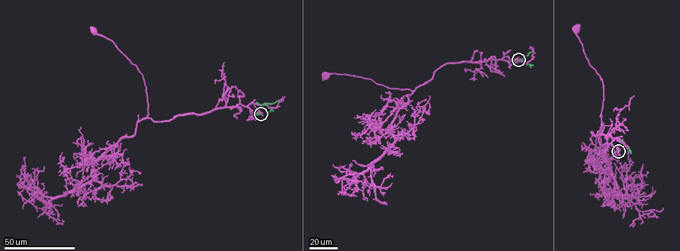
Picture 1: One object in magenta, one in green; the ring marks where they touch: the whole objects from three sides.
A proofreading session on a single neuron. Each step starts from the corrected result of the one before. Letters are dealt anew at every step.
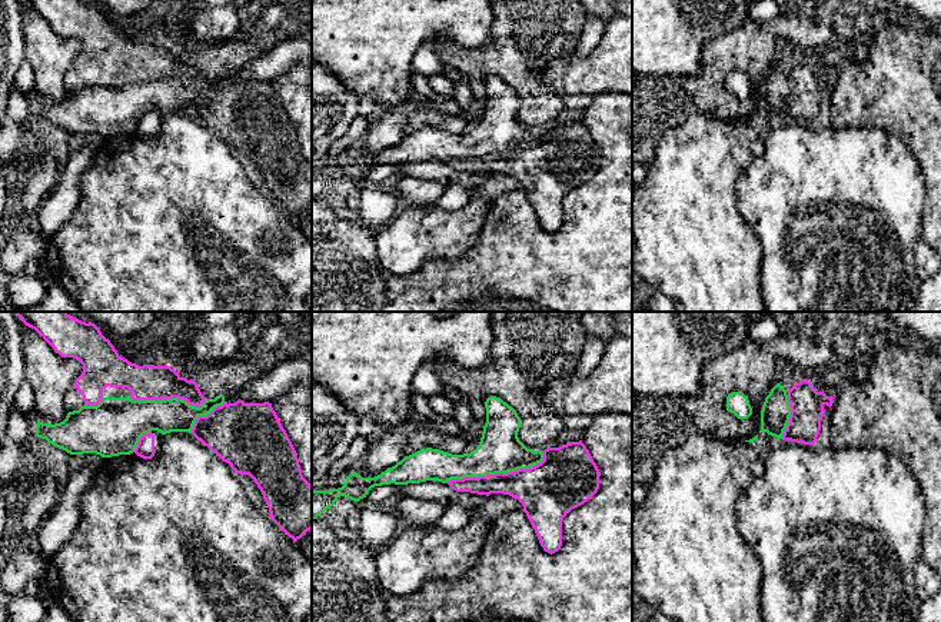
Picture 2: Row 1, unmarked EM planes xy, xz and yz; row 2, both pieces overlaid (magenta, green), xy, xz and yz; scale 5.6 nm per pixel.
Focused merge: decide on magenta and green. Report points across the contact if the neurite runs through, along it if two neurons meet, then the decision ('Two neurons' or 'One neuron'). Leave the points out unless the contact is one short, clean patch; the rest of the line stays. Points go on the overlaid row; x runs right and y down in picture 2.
Two neurons

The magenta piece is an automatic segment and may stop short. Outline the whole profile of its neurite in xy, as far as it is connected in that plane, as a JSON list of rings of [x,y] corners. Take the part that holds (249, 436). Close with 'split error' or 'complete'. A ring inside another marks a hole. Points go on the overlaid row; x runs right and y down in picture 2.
[[[223,403],[207,416],[199,416],[193,425],[192,435],[229,463],[235,473],[249,475],[260,489],[269,508],[269,518],[295,542],[312,529],[312,485],[303,478],[297,453],[283,429],[272,403]]] | complete

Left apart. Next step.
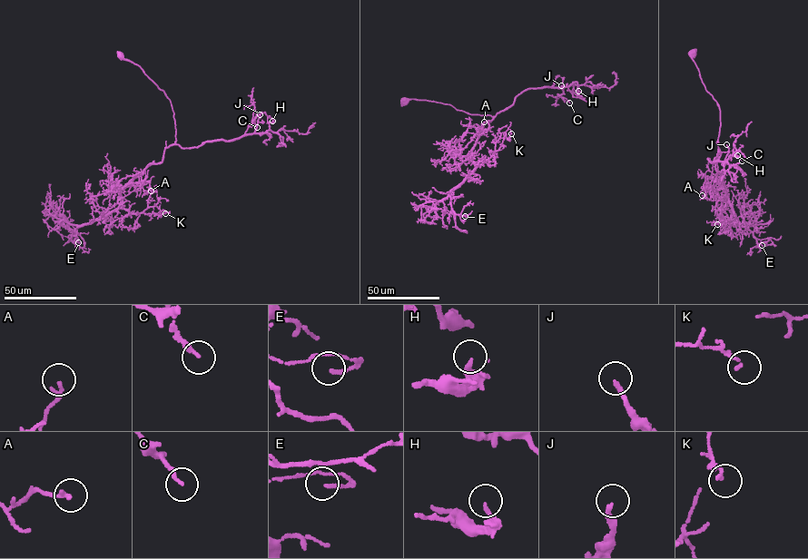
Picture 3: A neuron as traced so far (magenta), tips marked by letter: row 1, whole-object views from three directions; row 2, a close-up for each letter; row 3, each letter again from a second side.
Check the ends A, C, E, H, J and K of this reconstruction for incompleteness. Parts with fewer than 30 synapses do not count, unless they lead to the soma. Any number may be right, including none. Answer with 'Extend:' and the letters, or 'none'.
Extend: J

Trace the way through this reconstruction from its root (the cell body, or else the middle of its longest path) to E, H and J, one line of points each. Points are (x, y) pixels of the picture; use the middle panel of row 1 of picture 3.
E: (404, 102), (426, 100), (495, 117), (468, 156), (474, 169), (450, 192), (454, 212), (465, 216)
H: (404, 102), (426, 100), (450, 104), (468, 113), (494, 117), (528, 89), (574, 83), (574, 89), (578, 91)
J: (404, 102), (426, 100), (450, 104), (468, 113), (494, 117), (527, 89), (562, 89), (561, 85)

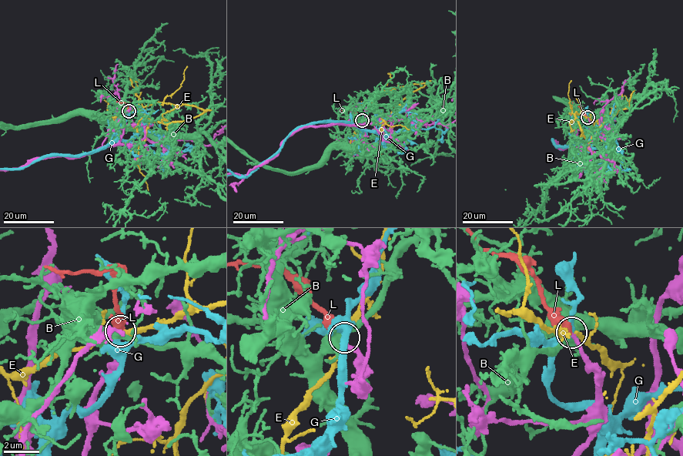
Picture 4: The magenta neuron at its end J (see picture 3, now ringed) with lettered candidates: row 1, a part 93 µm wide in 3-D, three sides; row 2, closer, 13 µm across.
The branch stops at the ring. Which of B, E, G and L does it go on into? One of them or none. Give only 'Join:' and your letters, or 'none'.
Join: L

